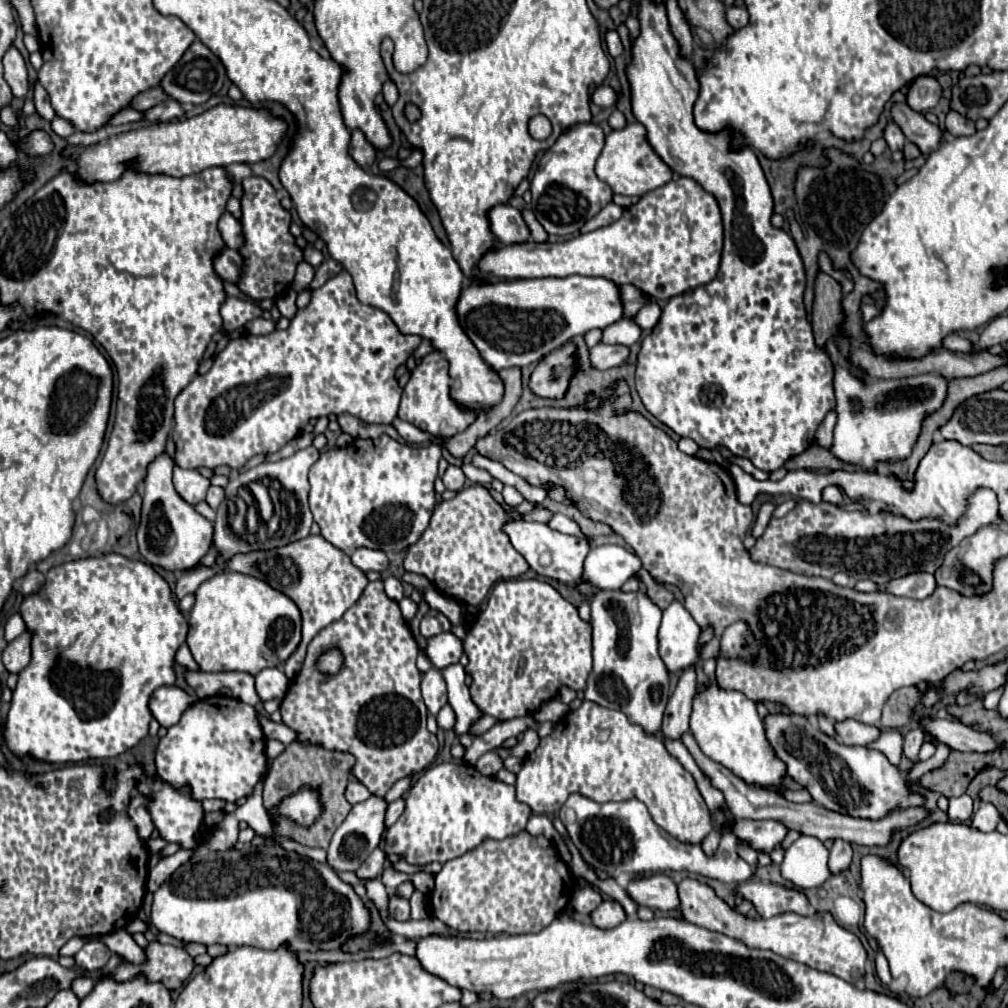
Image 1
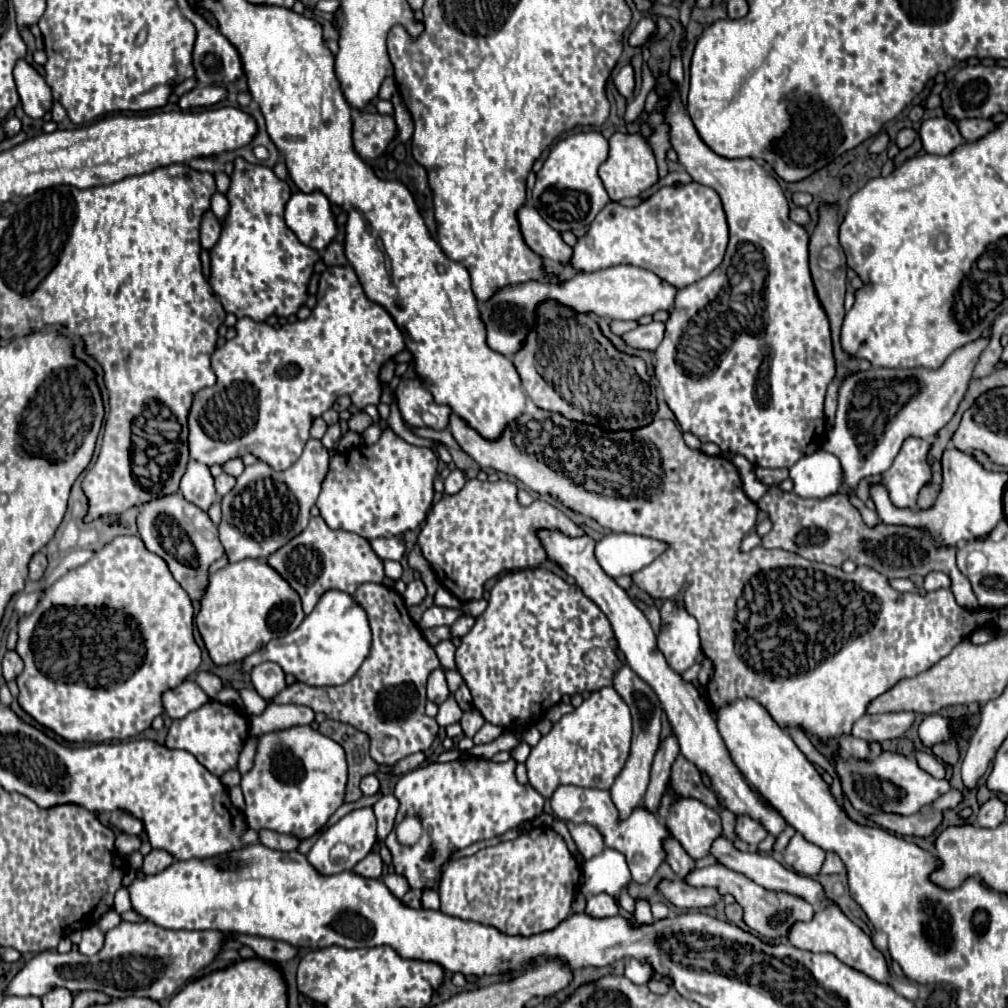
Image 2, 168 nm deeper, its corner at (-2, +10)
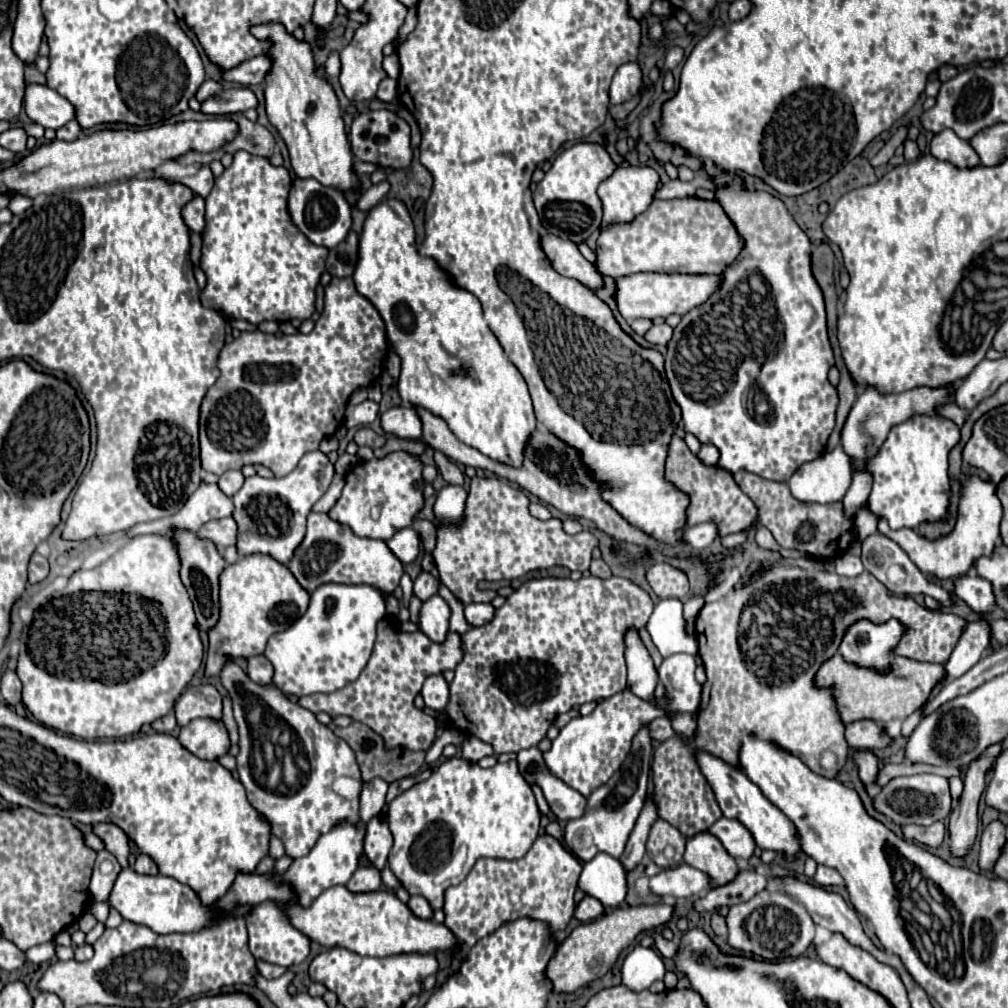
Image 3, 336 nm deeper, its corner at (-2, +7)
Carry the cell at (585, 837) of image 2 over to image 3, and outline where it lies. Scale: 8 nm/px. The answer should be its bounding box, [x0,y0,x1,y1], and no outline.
[563,725,653,861]

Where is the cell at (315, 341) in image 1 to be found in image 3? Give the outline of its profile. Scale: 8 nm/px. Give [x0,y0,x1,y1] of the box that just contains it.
[201,277,385,477]

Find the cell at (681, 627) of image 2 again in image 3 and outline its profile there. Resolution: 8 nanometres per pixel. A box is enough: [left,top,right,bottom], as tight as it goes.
[659,653,701,715]

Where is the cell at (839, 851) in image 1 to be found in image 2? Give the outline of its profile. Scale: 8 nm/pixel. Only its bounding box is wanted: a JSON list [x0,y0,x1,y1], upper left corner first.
[821,852,845,874]

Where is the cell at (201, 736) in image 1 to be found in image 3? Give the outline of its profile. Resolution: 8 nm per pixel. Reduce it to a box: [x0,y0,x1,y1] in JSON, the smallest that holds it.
[179,719,231,761]

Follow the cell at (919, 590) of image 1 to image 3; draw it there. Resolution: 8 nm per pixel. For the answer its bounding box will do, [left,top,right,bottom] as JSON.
[953,571,993,613]

